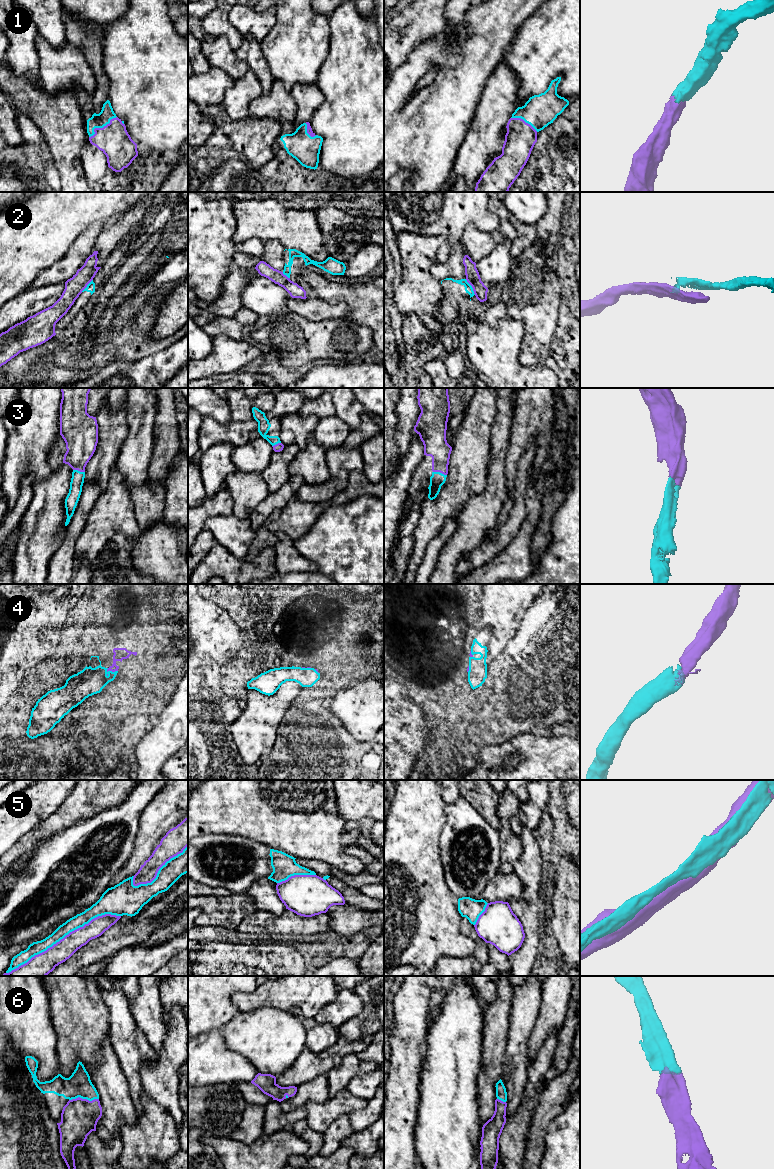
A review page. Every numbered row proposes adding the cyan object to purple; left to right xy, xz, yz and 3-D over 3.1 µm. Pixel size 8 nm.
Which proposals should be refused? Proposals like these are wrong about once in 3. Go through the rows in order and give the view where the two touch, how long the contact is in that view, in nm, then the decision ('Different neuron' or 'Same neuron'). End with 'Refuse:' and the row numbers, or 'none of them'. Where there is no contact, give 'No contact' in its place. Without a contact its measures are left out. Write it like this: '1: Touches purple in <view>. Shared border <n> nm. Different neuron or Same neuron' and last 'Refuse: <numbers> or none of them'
1: Touches purple in xy. Shared border 280 nm. Same neuron
2: Touches purple in yz. Shared border 150 nm. Different neuron
3: Touches purple in yz. Shared border 120 nm. Same neuron
4: Touches purple in xy. Shared border 100 nm. Same neuron
5: Touches purple in xy. Shared border 1050 nm. Different neuron
6: Touches purple in xy. Shared border 240 nm. Same neuron
Refuse: 2, 5

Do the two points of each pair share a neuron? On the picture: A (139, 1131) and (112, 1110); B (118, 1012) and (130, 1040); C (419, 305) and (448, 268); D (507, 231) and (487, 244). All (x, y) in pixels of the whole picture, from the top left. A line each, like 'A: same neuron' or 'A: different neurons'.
A: different neurons
B: same neuron
C: different neurons
D: different neurons

